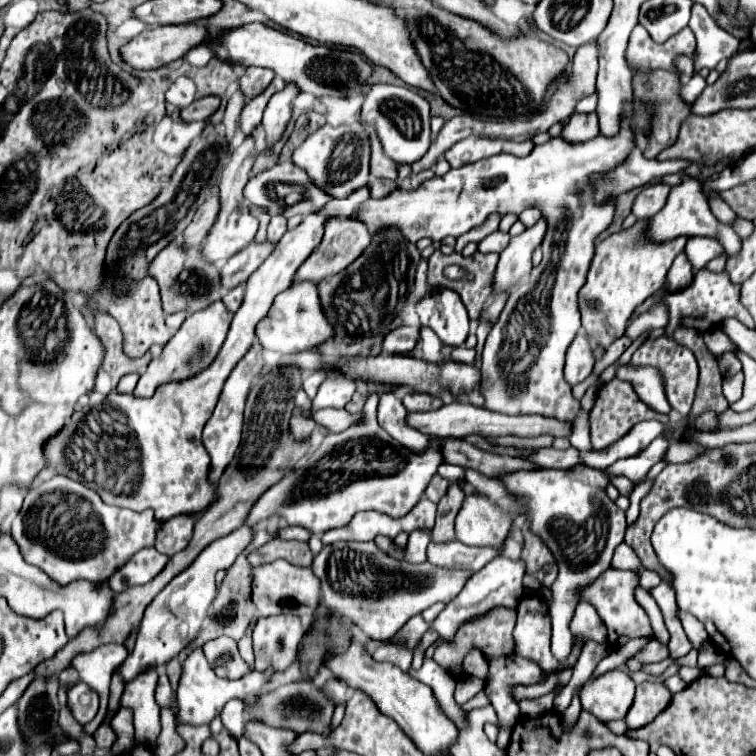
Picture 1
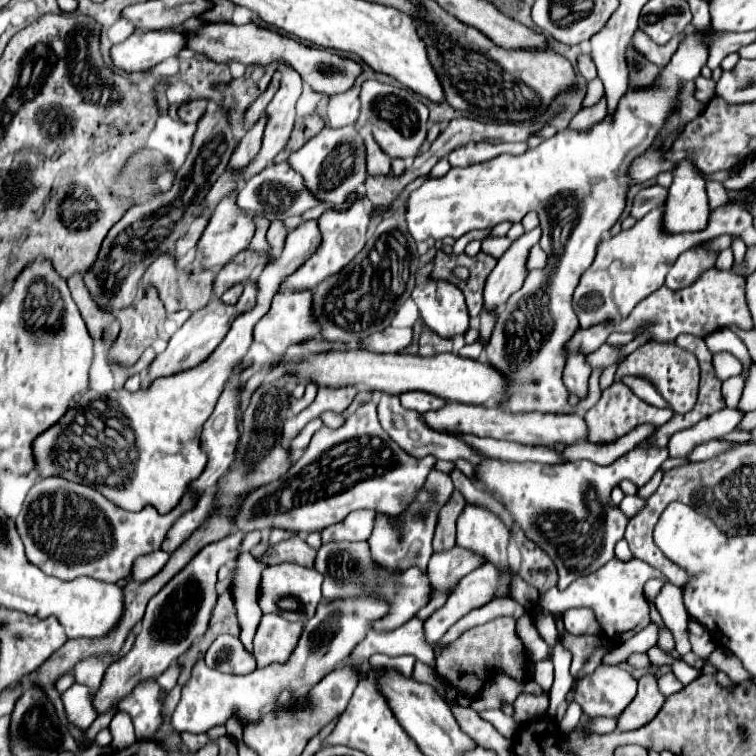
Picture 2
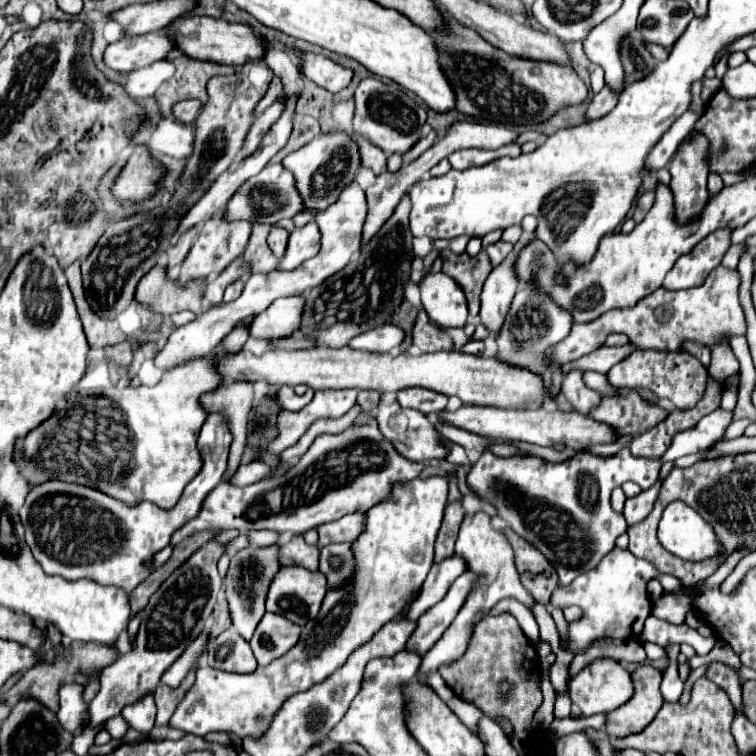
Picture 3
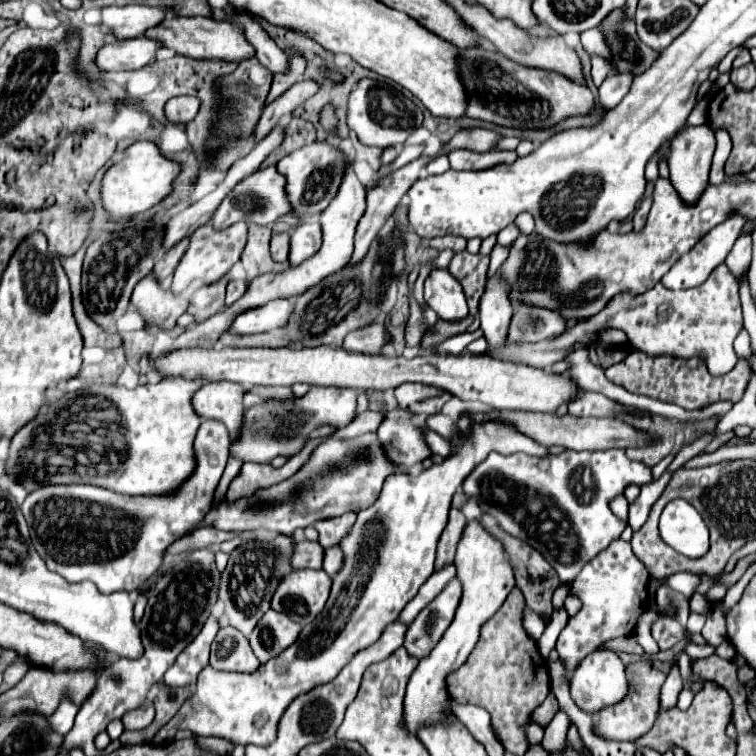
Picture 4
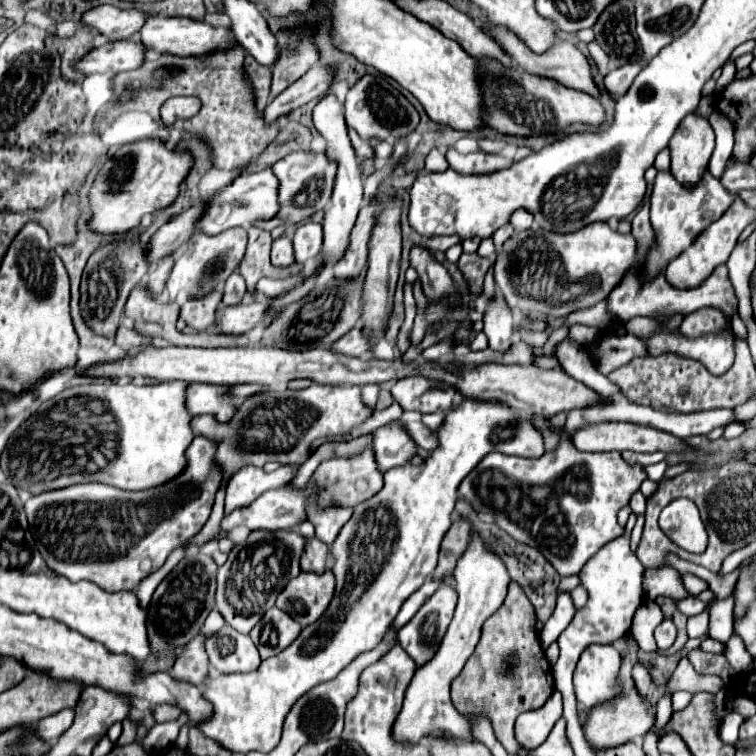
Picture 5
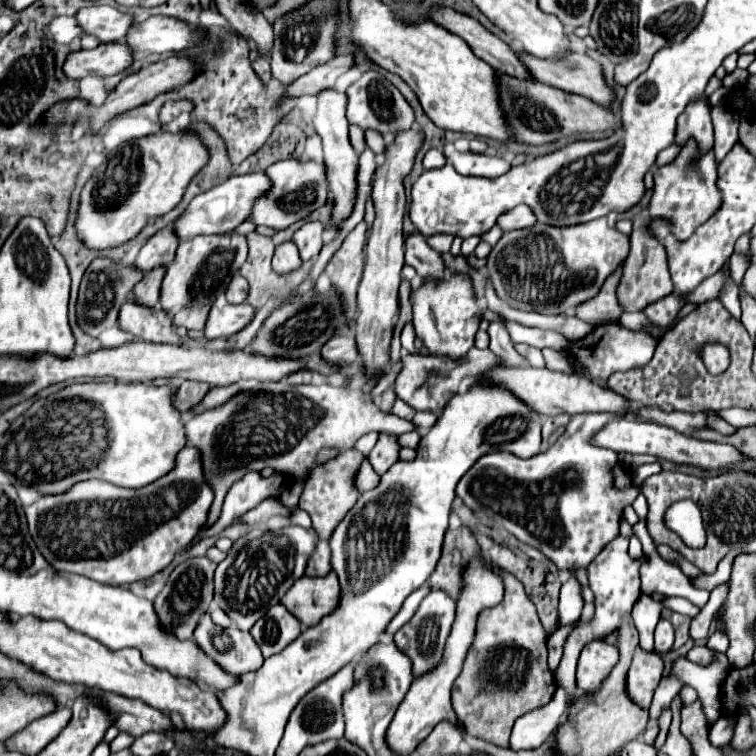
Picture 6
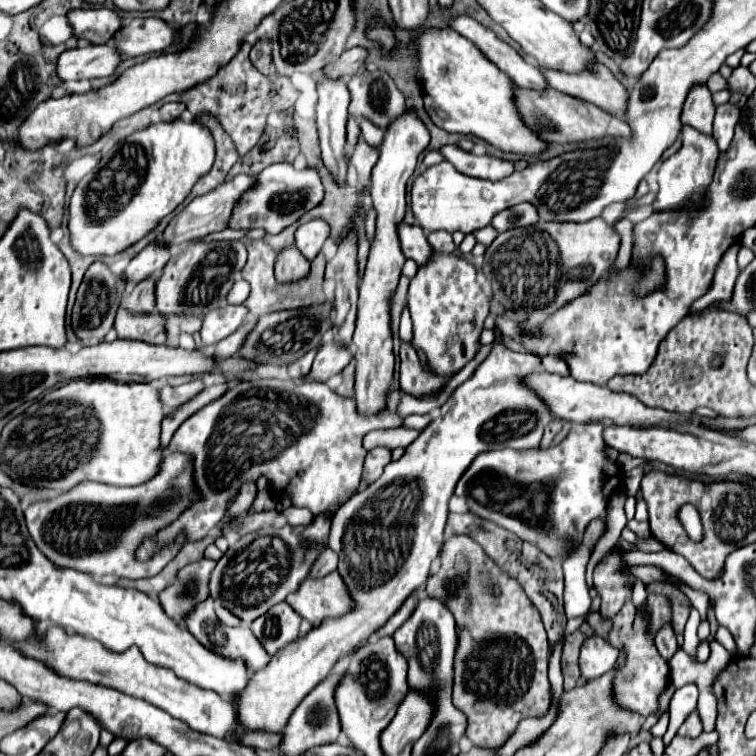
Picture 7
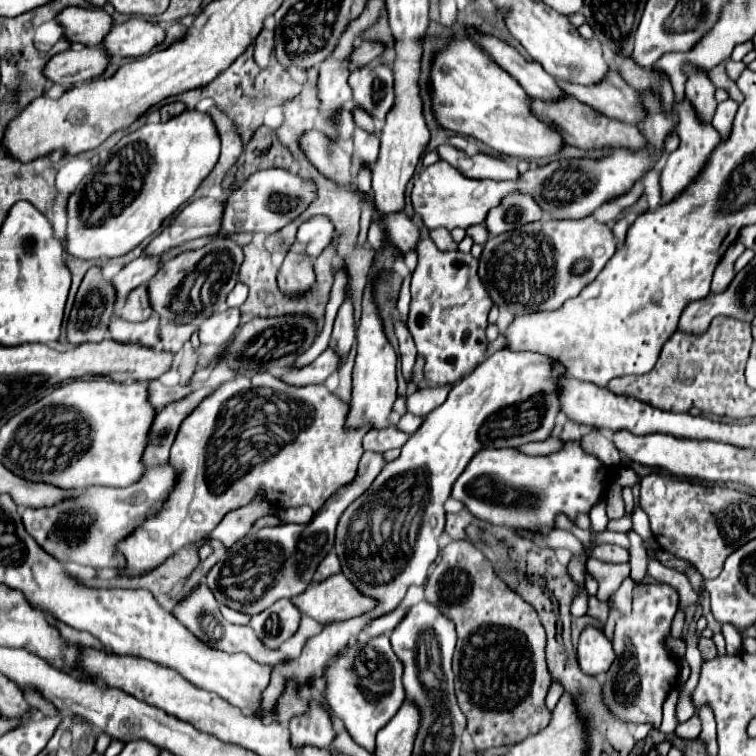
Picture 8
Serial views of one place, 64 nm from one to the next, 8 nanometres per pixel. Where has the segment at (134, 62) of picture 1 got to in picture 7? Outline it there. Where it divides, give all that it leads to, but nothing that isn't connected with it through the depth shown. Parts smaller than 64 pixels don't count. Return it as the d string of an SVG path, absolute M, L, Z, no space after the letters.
M114 44L86 46L66 50L56 60L56 74L60 80L84 80L110 76L120 62Z

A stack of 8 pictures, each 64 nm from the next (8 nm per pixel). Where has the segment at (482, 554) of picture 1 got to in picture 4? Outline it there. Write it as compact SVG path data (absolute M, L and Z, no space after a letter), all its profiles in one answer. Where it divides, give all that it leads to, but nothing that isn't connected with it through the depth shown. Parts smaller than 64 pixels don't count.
M454 564L444 566L440 572L434 572L434 574L422 584L422 588L418 590L418 594L416 594L416 596L406 604L406 608L400 612L398 620L400 620L402 624L410 624L410 622L418 616L418 612L420 612L432 598L436 598L436 596L442 592L442 588L448 584L448 580L454 578L454 576L456 576Z

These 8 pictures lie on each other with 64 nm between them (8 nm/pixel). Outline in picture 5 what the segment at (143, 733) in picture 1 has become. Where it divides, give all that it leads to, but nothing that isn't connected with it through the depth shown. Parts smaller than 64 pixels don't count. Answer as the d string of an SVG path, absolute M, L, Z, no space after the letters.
M126 718L122 726L124 726L124 730L122 730L122 734L120 734L116 746L126 746L126 744L136 742L136 728L134 728L134 722L130 722L130 720Z

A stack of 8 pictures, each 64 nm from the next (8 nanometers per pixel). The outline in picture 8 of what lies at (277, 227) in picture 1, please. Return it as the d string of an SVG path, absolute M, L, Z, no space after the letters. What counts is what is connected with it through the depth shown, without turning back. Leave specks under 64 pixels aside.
M288 252L284 264L278 272L278 286L284 296L302 296L302 292L310 292L314 286L314 270L306 256Z

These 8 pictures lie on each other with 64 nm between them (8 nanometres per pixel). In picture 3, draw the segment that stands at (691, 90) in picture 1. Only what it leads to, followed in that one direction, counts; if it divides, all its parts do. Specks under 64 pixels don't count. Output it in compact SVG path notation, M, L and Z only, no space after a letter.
M704 78L702 82L704 82L704 90L702 90L702 100L704 100L704 102L708 102L708 100L710 100L712 96L714 96L714 92L718 92L718 90L722 88L722 82L720 82L718 78L712 78L712 80Z

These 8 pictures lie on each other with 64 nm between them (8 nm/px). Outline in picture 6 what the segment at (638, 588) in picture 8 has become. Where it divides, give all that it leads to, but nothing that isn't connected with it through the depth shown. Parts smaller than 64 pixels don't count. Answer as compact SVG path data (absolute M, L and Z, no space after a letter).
M642 646L636 648L630 670L626 674L626 694L634 704L640 708L650 708L654 690L658 688L660 680L664 678L664 660Z

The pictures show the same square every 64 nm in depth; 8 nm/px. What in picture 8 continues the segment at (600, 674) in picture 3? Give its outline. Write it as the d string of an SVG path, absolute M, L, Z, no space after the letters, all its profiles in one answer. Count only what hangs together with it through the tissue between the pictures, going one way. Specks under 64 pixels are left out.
M586 626L578 640L578 662L584 674L598 676L610 668L614 650L606 634L594 626Z

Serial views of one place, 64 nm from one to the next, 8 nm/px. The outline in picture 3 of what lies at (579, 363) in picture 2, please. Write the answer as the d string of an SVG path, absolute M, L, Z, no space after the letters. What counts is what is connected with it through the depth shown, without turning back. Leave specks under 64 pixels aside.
M582 370L568 372L562 382L562 392L578 414L588 414L602 402L602 396L582 382Z

